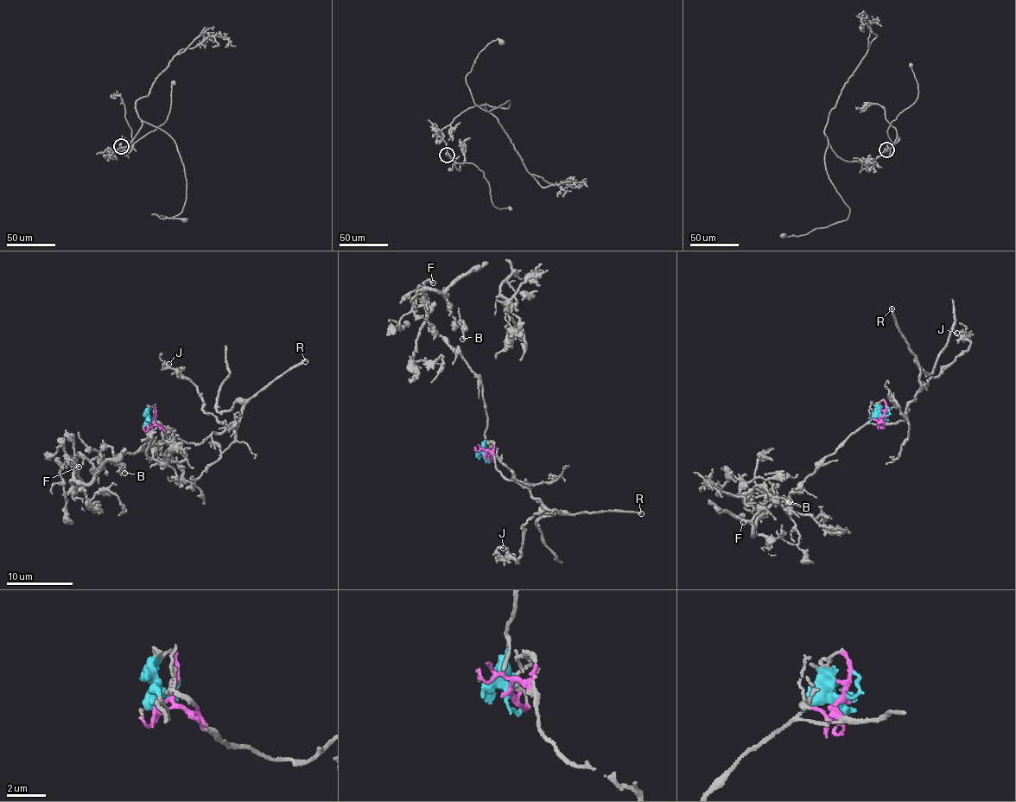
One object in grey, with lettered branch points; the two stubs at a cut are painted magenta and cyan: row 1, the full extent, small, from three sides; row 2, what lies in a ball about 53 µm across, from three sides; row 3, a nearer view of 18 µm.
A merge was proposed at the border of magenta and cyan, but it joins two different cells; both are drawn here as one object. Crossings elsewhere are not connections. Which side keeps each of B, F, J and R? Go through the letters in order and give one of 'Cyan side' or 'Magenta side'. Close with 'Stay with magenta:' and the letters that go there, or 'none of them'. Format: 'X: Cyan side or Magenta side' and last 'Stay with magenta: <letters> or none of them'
B: Cyan side
F: Cyan side
J: Magenta side
R: Magenta side
Stay with magenta: J, R

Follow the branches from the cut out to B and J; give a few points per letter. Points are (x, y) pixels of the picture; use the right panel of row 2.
B: (885, 416), (817, 462), (752, 534), (752, 517), (773, 486), (777, 499), (790, 501)
J: (884, 416), (880, 419), (887, 423), (905, 420), (922, 388), (969, 346), (963, 334), (960, 336), (956, 334)

